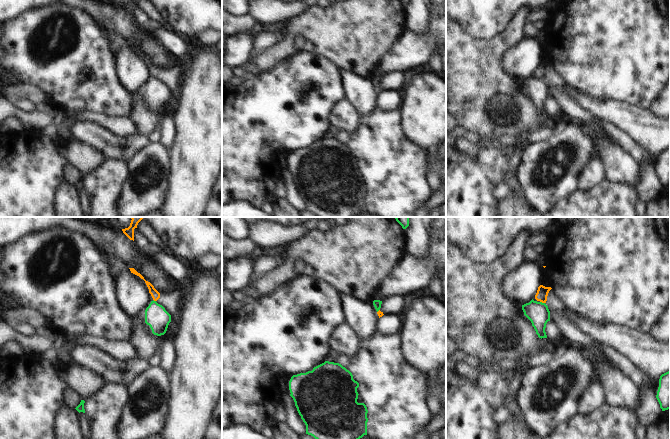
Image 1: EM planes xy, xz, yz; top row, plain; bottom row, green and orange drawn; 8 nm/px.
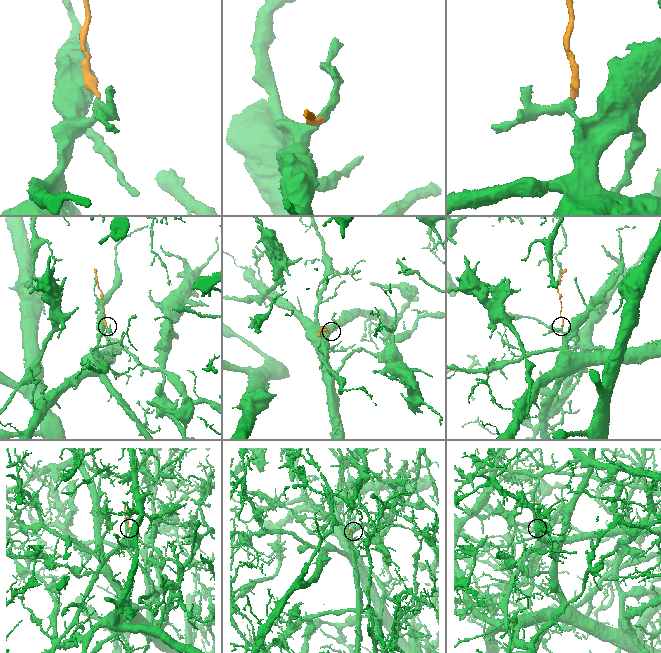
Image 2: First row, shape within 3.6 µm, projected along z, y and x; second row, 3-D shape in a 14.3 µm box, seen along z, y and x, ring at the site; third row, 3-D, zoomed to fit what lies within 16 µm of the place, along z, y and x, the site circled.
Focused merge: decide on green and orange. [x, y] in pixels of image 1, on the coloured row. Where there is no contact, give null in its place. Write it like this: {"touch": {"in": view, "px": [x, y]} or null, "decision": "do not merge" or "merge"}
{"touch": {"in": "yz", "px": [541, 302]}, "decision": "do not merge"}

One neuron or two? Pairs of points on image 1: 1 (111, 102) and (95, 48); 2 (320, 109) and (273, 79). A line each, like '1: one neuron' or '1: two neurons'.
1: one neuron
2: one neuron

